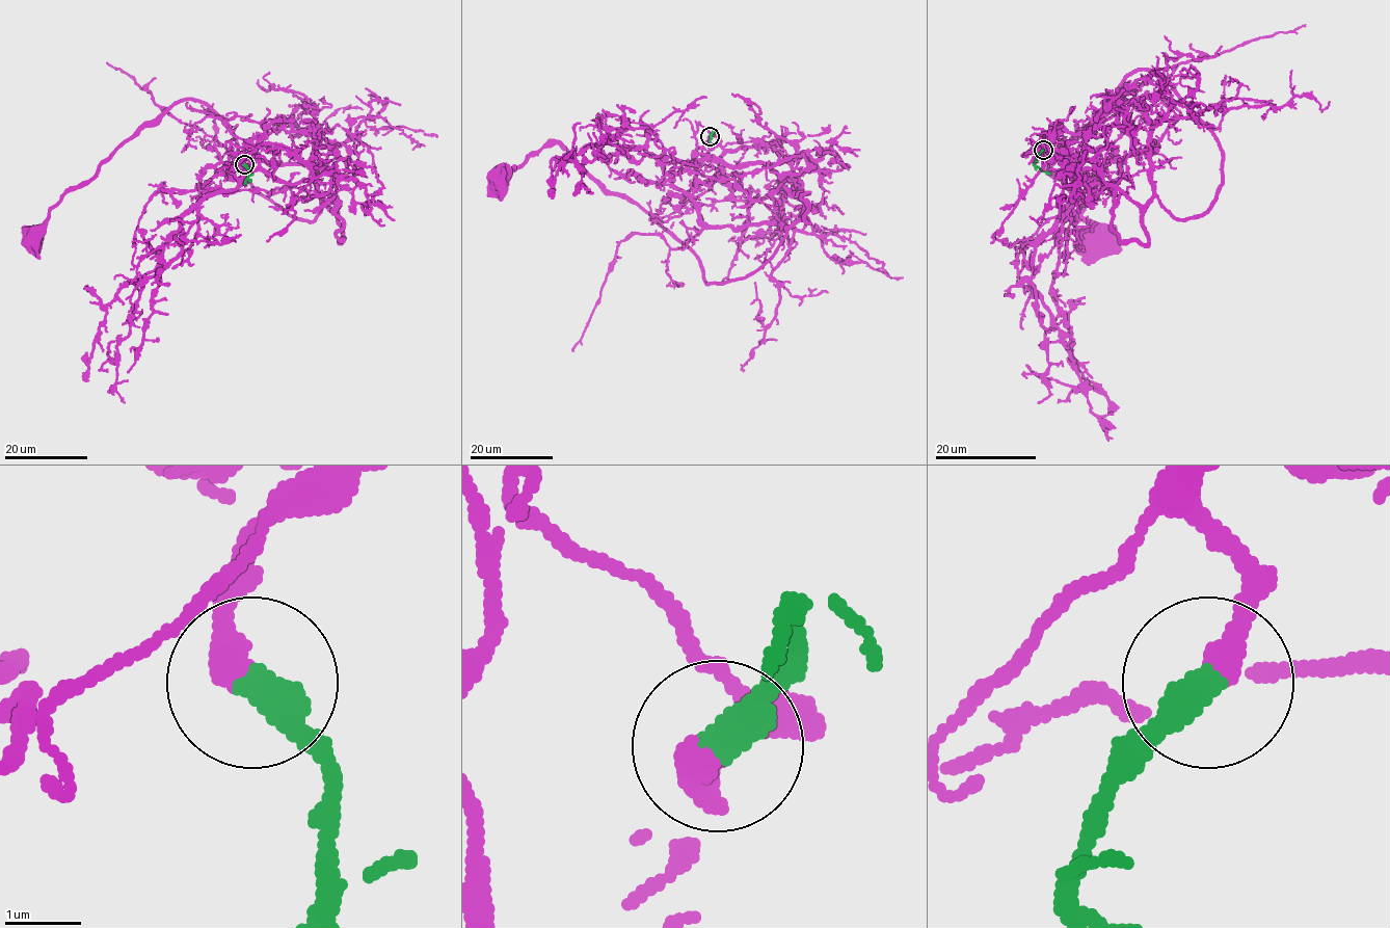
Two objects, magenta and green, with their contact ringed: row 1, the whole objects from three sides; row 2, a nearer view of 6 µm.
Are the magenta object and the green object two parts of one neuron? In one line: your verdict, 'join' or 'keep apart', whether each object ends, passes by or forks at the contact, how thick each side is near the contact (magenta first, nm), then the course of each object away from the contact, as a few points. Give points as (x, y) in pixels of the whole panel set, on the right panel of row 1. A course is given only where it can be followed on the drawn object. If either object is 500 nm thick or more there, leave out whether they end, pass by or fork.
join; magenta ends; green ends; calibres 400 and 460 nm; course magenta (1043, 150), (1060, 124), (1053, 147), (1181, 218), (1214, 201), (1217, 137), (1135, 70), (1052, 165), (1091, 239); course green (1043, 150), (1035, 164), (1050, 174)

